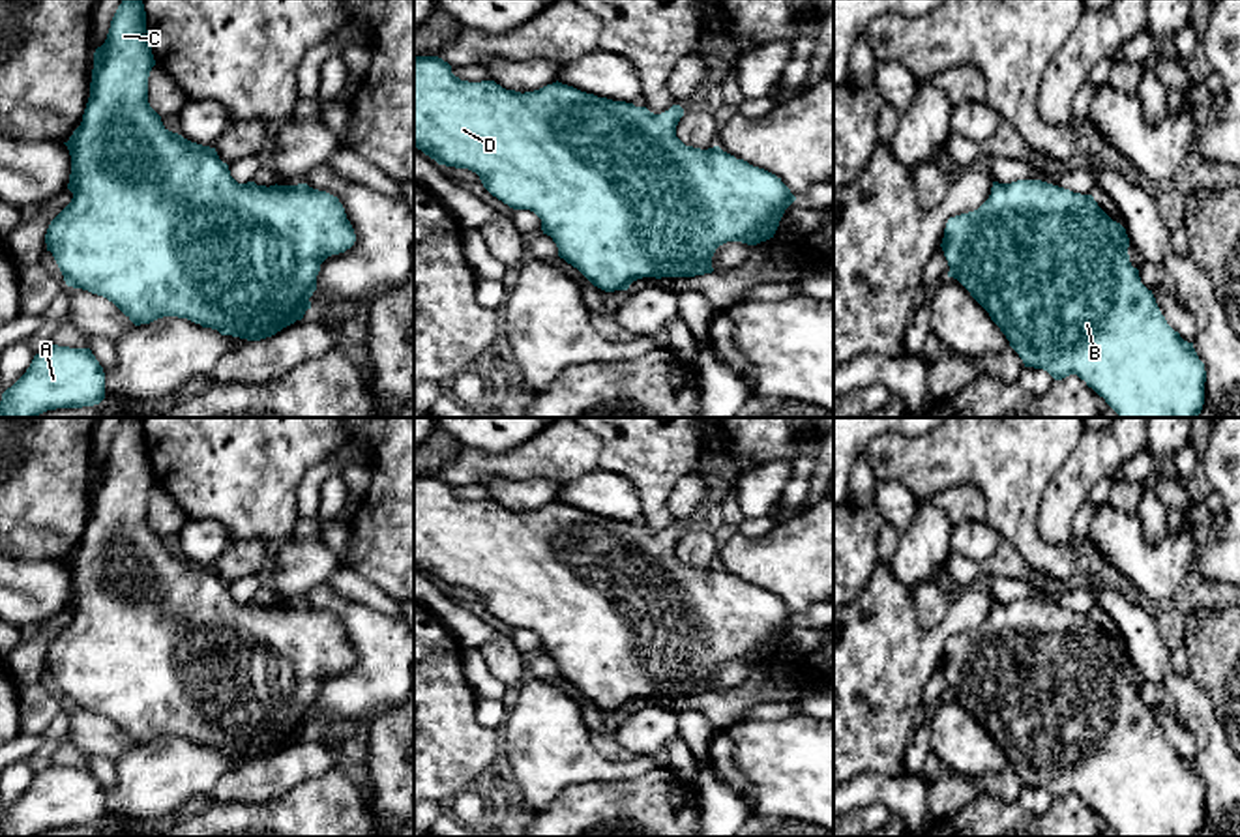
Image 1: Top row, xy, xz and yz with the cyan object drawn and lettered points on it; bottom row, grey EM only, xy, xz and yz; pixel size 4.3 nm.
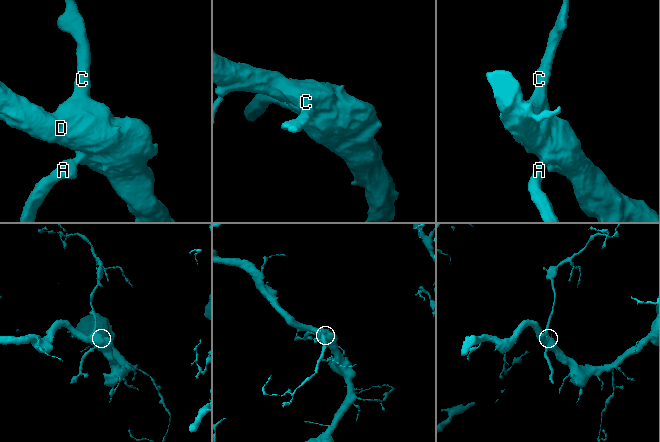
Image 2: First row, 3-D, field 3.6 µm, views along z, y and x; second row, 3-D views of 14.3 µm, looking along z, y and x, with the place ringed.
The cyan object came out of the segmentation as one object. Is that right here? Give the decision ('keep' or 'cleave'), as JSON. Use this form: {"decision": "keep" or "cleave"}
{"decision": "keep"}

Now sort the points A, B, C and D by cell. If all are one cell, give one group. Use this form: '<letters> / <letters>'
A B C D

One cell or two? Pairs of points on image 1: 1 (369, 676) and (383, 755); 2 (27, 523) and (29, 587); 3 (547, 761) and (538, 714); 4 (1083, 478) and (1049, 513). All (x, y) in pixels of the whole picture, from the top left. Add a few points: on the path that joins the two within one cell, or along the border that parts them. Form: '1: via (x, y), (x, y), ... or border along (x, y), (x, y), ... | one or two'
1: border along (394, 704), (373, 716) | two
2: border along (19, 557), (62, 562) | two
3: via (547, 749), (546, 725) | one
4: via (1074, 487), (1059, 504) | one

